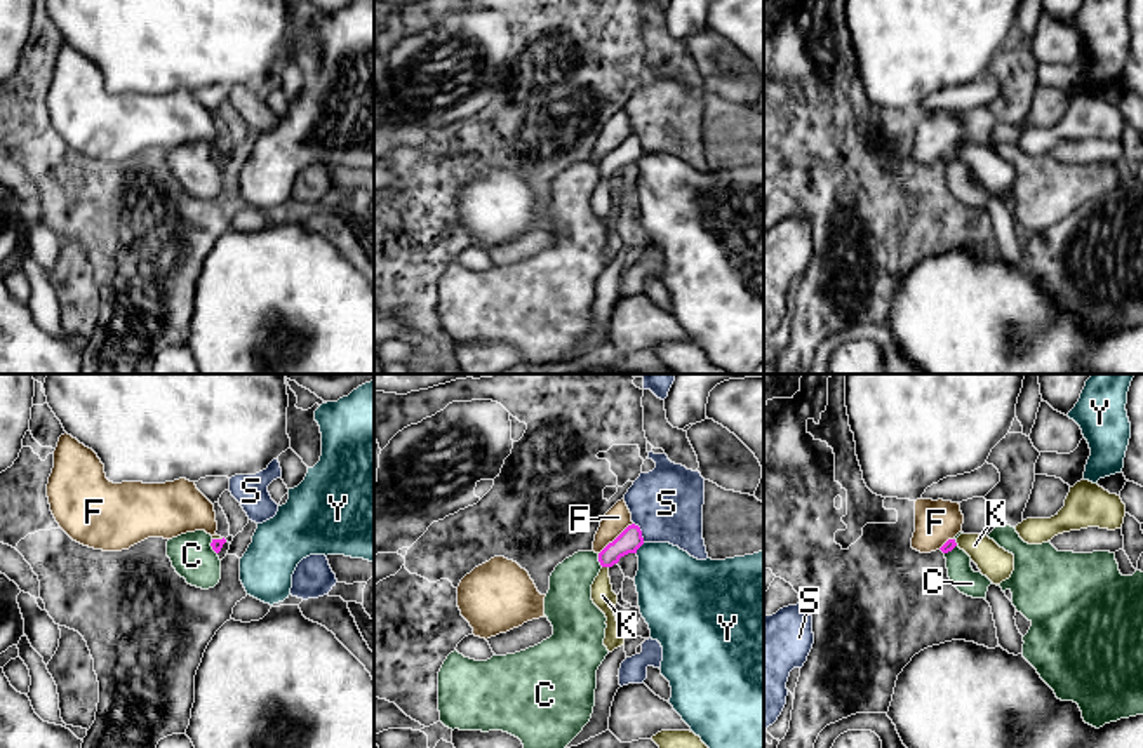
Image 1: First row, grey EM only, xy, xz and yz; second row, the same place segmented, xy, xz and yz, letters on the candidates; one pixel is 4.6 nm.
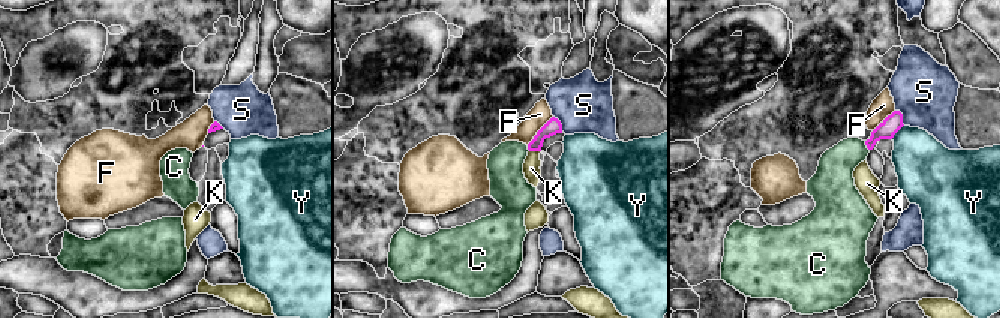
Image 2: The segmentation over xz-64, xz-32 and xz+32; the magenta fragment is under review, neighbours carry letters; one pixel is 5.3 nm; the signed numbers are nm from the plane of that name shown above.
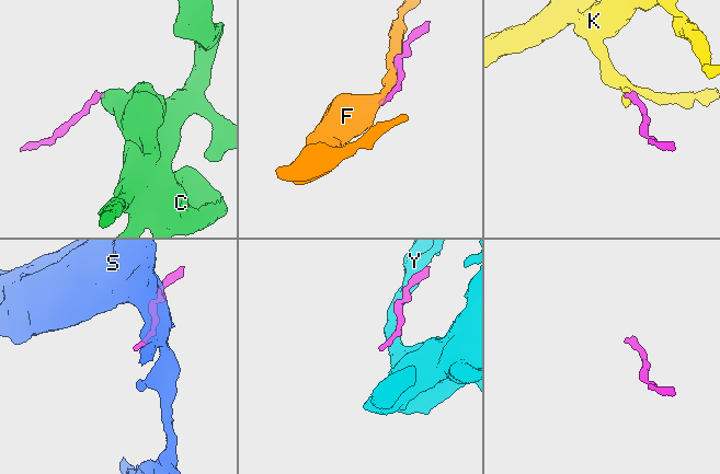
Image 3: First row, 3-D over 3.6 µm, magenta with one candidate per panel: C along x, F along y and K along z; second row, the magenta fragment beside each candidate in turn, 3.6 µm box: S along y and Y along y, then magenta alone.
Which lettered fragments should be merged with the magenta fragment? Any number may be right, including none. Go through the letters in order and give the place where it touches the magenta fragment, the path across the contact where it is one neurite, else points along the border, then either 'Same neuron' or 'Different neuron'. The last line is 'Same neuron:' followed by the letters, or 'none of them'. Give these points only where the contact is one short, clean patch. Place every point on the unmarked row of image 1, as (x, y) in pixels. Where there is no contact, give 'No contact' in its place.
C: Touches magenta at xz (599, 171). Boundary: xz (597, 164), (597, 171), (602, 176). Different neuron
F: Touches magenta at xz (616, 148). Different neuron
K: Touches magenta at xz (606, 176). Path across: xz (630, 150), (606, 176), (602, 206). Same neuron
S: Touches magenta at xz (641, 143). Different neuron
Y: Touches magenta at xz (639, 157). Different neuron
Same neuron: K

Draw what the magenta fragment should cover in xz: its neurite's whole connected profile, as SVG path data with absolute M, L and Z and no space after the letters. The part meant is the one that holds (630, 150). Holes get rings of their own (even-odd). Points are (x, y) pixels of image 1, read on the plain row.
M632 134L598 164L602 179L592 195L592 210L607 228L604 256L609 263L625 256L623 238L618 235L614 226L618 205L612 202L609 179L618 174L621 167L637 164L642 155L644 148L640 137Z

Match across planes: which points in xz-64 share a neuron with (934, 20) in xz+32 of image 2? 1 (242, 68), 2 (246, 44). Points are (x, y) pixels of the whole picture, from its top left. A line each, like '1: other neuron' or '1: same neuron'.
1: same neuron
2: same neuron

